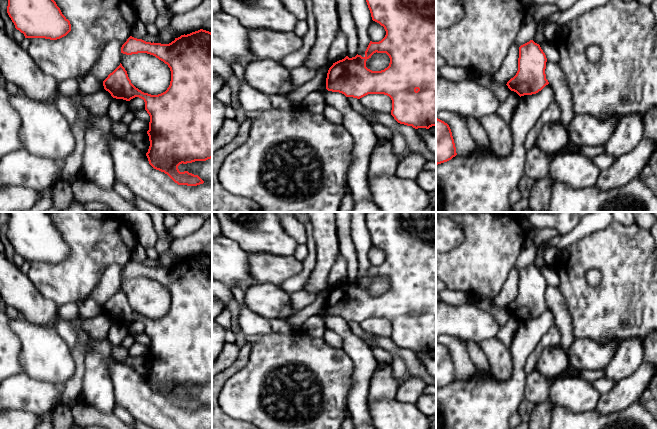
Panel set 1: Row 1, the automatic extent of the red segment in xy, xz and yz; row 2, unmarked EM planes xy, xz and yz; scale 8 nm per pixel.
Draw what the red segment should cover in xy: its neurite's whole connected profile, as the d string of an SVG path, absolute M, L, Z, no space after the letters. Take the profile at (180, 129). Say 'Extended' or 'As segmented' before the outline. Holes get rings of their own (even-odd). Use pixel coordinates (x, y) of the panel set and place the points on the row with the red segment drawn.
As segmented. M203 29L175 38L169 44L151 43L130 36L121 47L126 55L147 53L168 65L171 81L167 90L158 95L144 93L136 88L120 65L103 81L113 98L130 101L139 97L145 102L150 116L150 146L146 156L156 170L167 174L178 185L197 186L204 181L188 171L180 172L180 164L206 161L212 158L212 33Z

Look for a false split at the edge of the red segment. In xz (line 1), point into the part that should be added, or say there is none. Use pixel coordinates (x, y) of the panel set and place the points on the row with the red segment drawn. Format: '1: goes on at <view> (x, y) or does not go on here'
1: does not go on here

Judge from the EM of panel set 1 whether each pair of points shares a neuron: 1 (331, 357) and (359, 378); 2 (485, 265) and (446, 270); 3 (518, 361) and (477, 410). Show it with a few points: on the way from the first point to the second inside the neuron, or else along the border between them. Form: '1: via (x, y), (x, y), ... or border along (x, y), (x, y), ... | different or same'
1: border along (344, 351), (354, 366), (349, 396) | different
2: via (475, 267), (456, 268) | same
3: via (518, 375), (491, 402) | same

